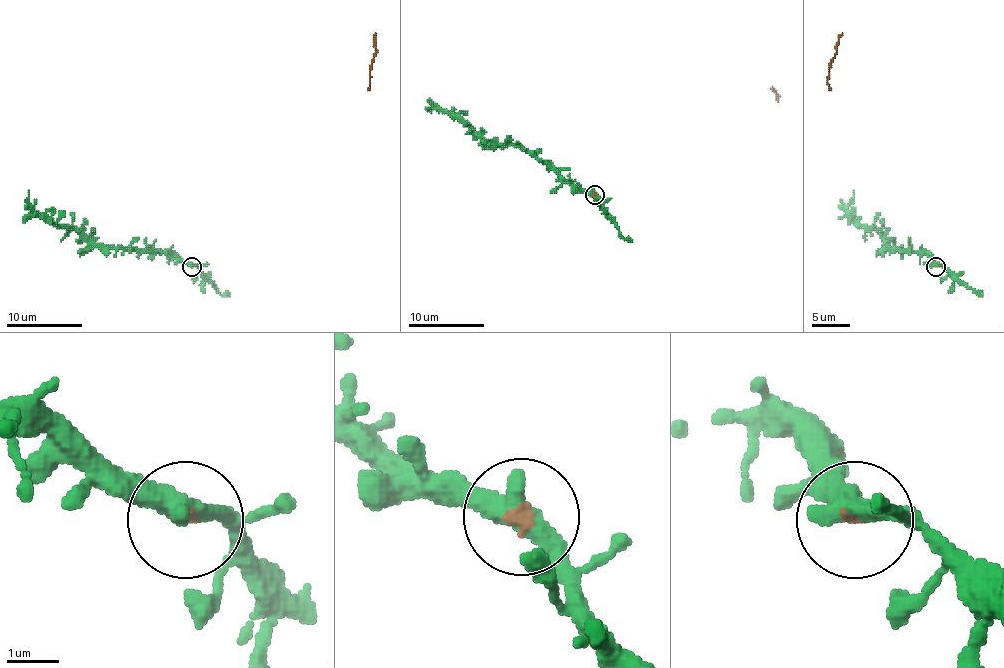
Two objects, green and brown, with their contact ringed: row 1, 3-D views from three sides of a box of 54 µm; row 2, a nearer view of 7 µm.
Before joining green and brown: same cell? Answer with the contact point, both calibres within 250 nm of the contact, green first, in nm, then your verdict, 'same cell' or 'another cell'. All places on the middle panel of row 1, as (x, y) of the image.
(594, 195) | 440/120 nm | same cell

